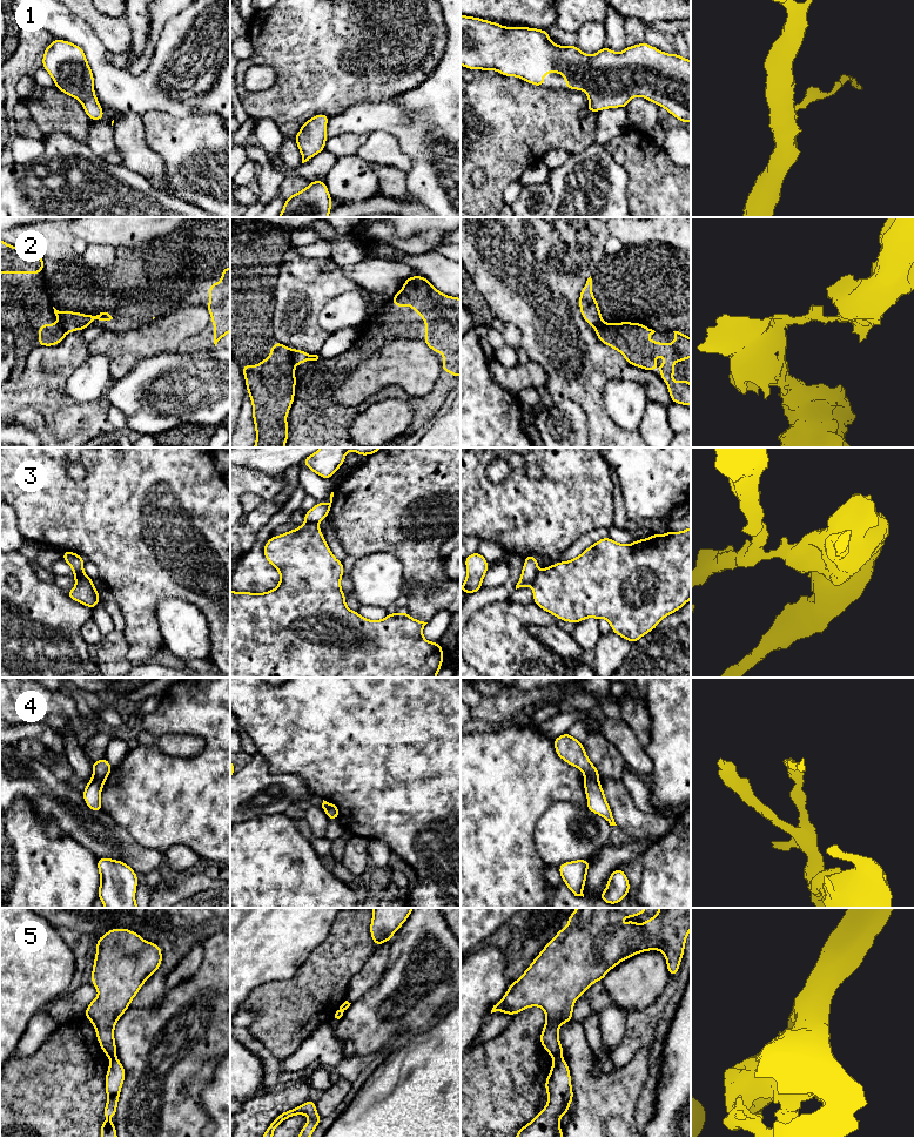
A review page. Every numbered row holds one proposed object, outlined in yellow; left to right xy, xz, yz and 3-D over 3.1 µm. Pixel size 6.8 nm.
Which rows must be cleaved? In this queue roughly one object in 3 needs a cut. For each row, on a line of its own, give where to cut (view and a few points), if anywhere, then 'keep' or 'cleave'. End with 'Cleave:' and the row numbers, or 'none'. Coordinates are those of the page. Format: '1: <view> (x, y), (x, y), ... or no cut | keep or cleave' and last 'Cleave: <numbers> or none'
1: no cut | keep
2: xz (289, 349), (295, 364) | cleave
3: xy (73, 573), (86, 576), (96, 592) | cleave
4: yz (585, 776), (598, 781) | cleave
5: yz (560, 1057), (553, 1059) | cleave
Cleave: 2, 3, 4, 5

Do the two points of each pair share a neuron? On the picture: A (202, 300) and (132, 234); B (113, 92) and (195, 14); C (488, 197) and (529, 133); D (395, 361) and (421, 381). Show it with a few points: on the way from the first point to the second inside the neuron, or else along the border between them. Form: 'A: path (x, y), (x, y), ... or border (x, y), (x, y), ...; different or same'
A: border (168, 233), (154, 237), (143, 246), (116, 248); different
B: path (139, 91), (189, 40); same
C: path (496, 181), (504, 157), (512, 149); same
D: path (401, 363), (415, 375); same

